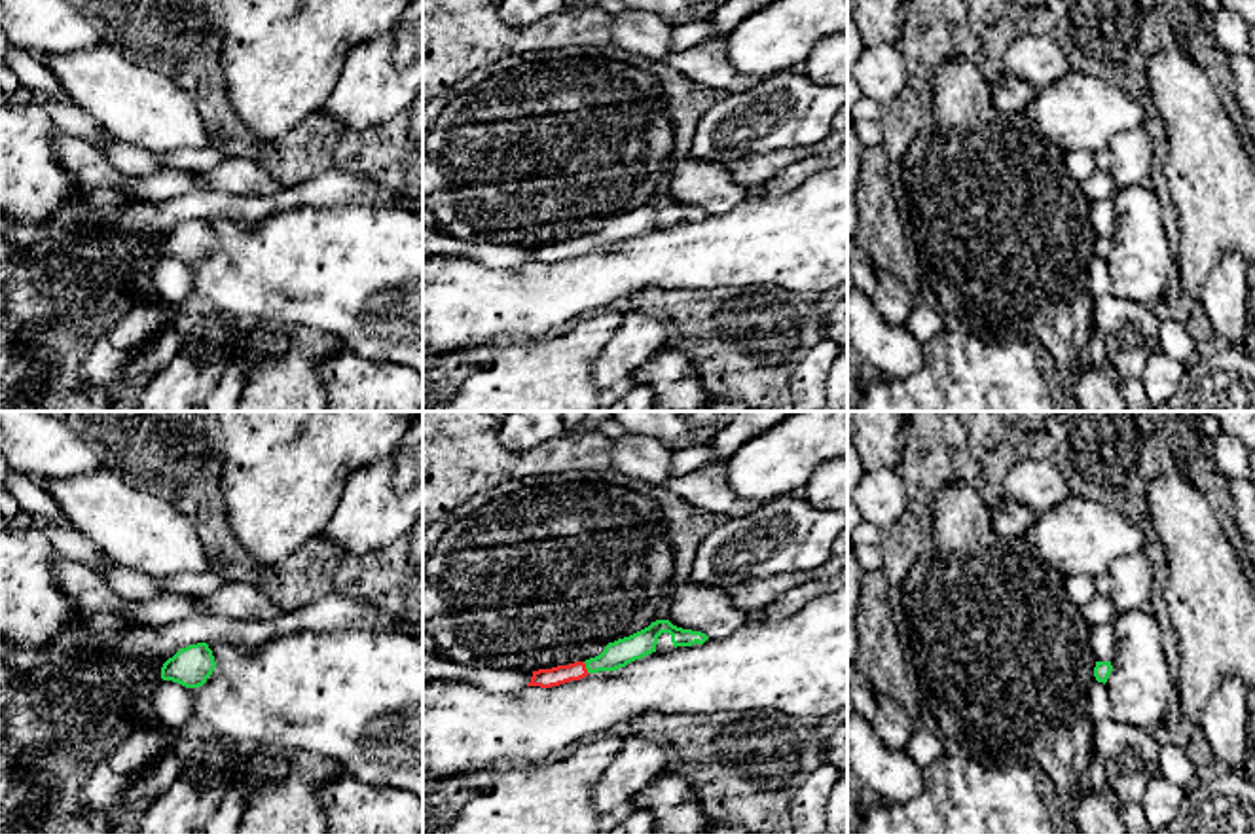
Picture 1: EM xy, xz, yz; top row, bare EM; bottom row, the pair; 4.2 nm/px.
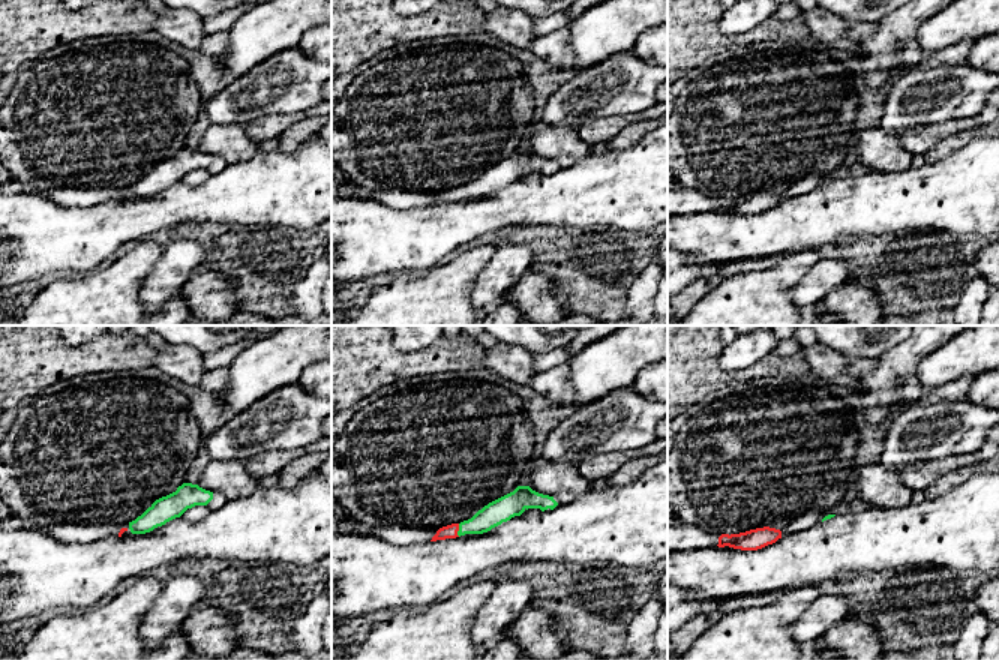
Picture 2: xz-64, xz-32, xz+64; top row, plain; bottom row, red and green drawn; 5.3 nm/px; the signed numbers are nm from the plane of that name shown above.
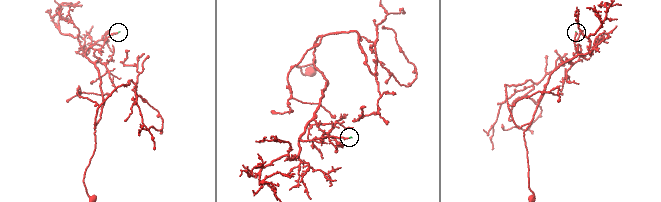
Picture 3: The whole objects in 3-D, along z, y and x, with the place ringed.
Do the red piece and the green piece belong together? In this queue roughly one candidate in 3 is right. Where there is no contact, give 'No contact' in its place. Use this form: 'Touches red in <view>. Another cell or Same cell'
Touches red in xz. Same cell

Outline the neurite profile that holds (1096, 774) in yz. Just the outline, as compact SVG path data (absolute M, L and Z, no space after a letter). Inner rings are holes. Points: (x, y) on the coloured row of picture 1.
M1094 754L1090 760L1090 770L1088 770L1088 787L1096 792L1113 796L1107 777L1105 777L1105 768L1103 768L1101 760Z

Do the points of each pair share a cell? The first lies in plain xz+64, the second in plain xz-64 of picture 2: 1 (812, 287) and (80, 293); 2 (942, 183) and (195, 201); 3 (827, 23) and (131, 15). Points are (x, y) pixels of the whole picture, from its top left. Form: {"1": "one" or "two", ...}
{"1": "two", "2": "one", "3": "two"}

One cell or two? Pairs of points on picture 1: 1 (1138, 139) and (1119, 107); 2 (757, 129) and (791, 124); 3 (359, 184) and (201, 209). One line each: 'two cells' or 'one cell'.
1: two cells
2: one cell
3: one cell

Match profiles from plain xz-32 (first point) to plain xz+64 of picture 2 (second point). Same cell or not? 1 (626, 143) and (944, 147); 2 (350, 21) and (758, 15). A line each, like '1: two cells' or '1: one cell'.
1: one cell
2: two cells

